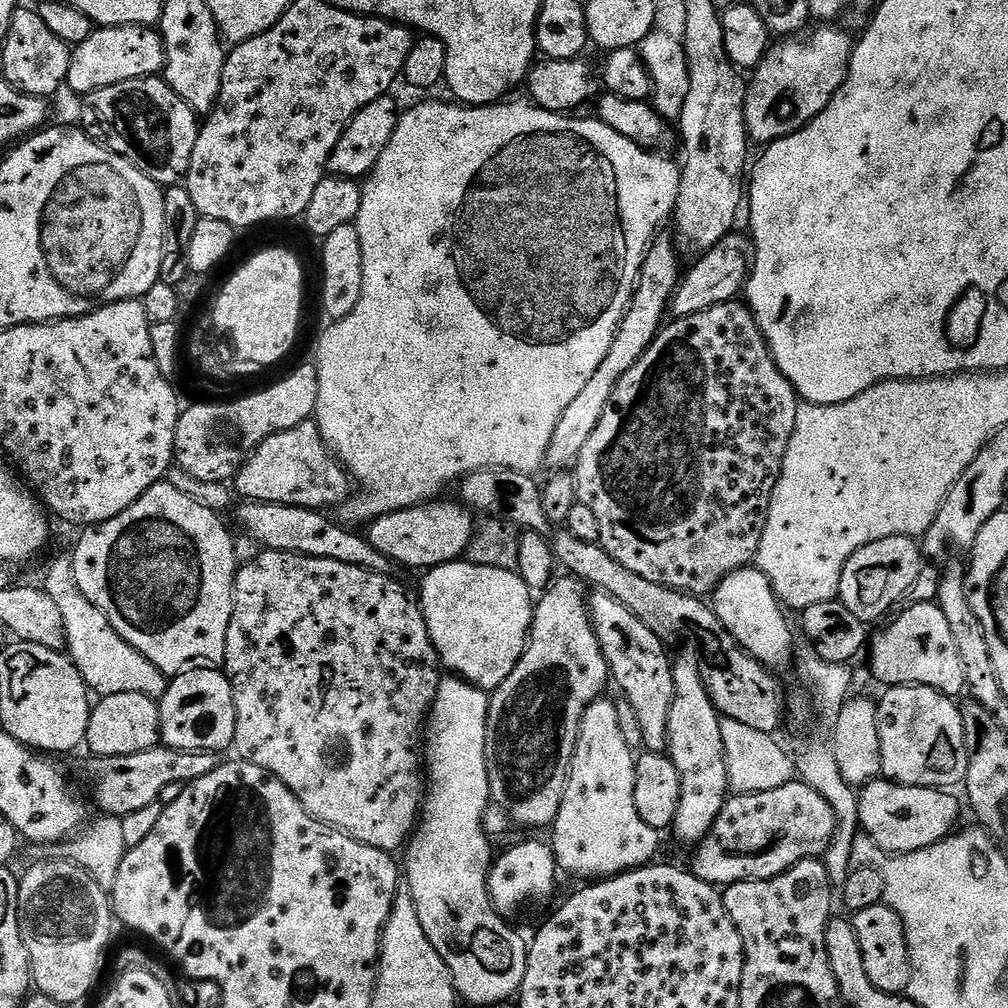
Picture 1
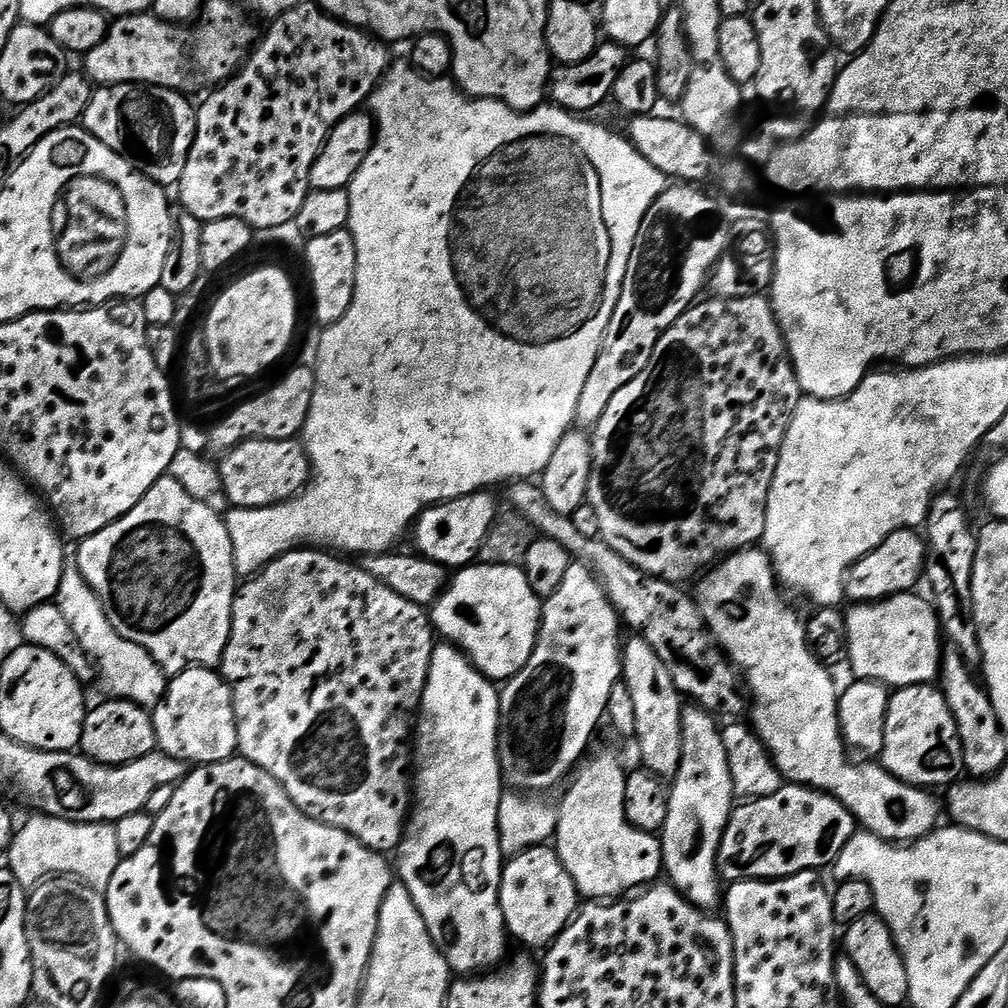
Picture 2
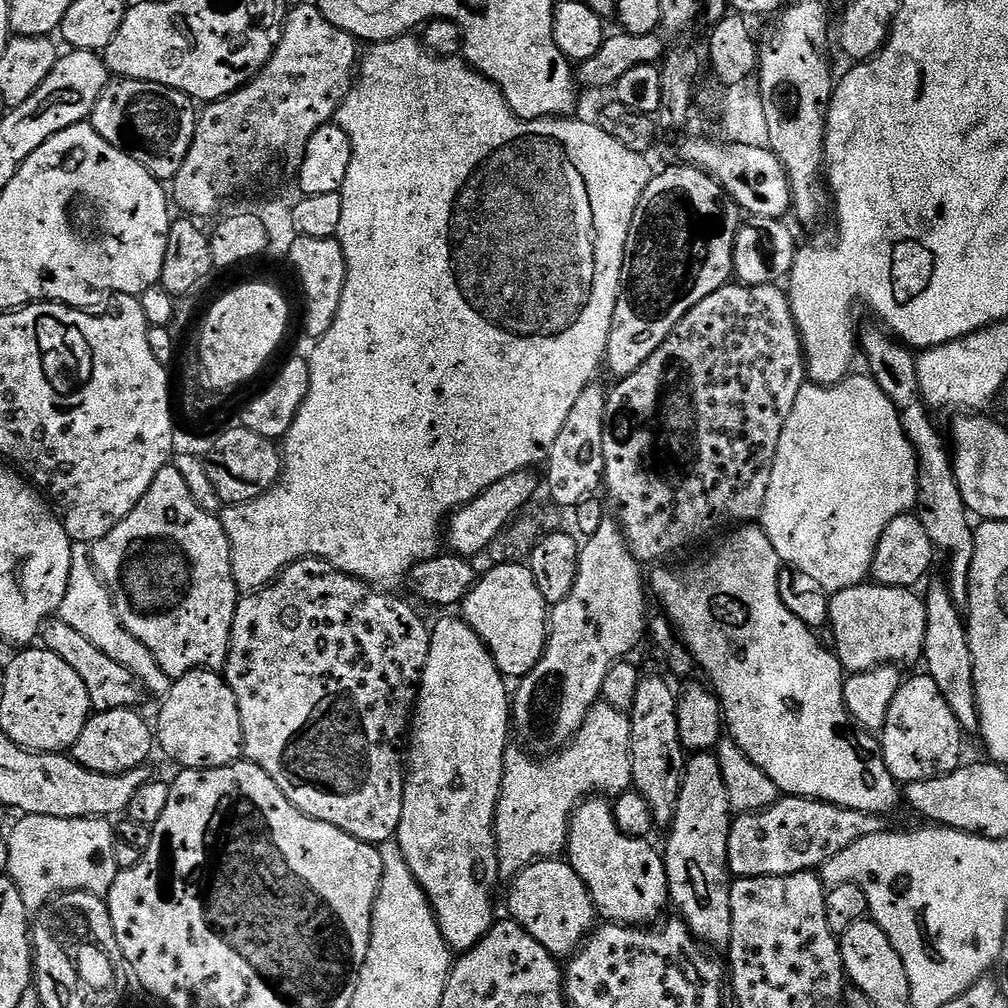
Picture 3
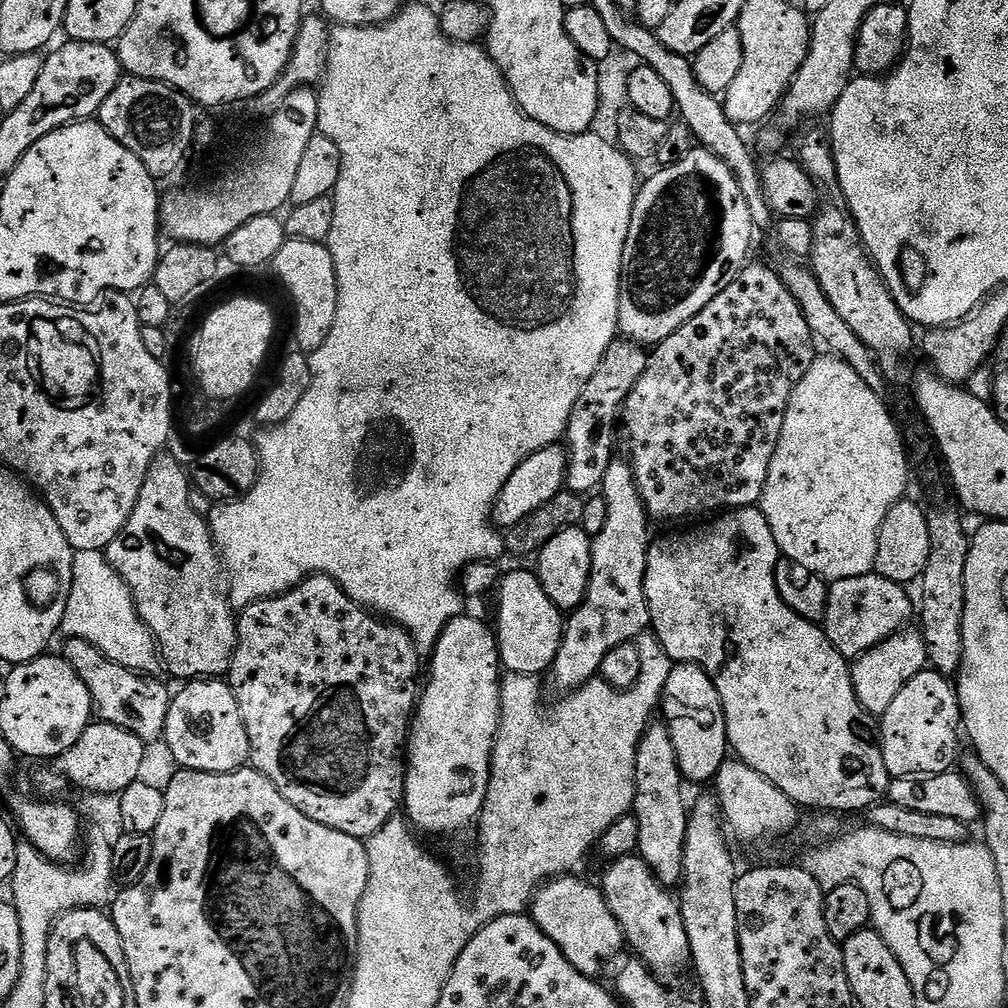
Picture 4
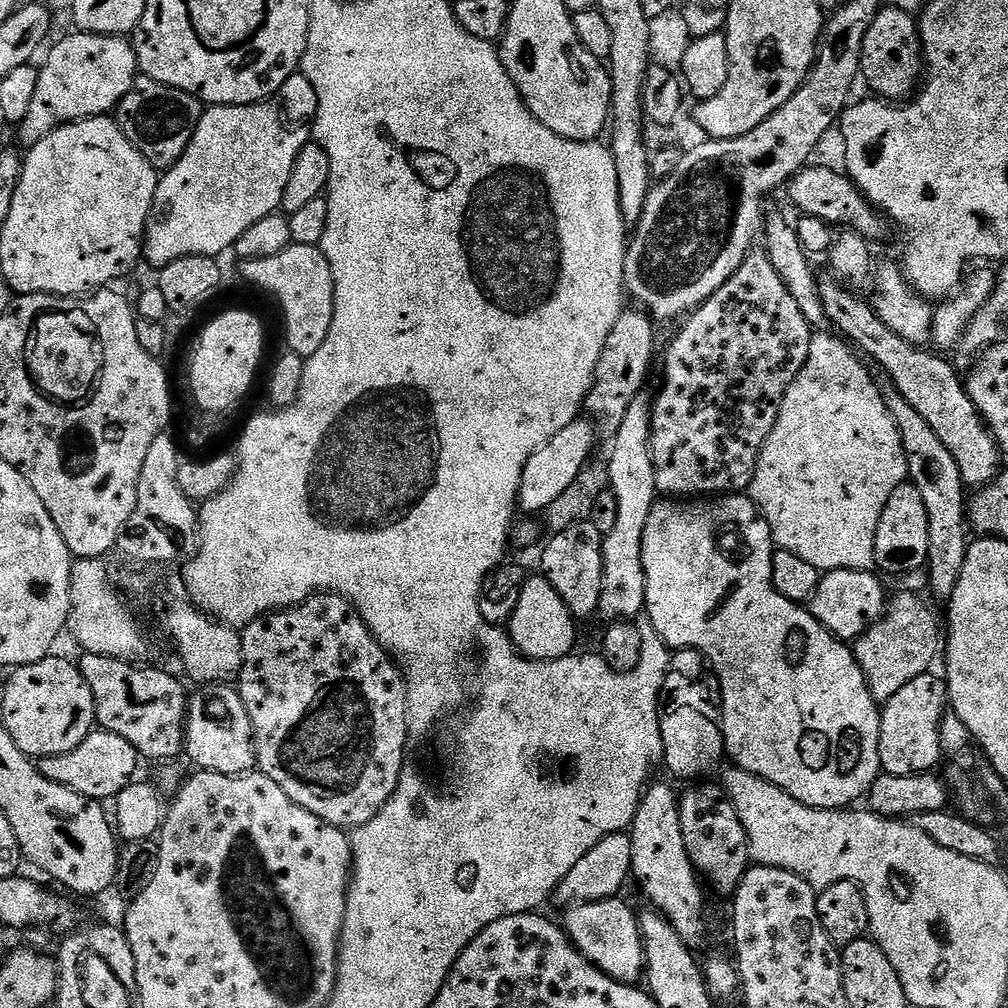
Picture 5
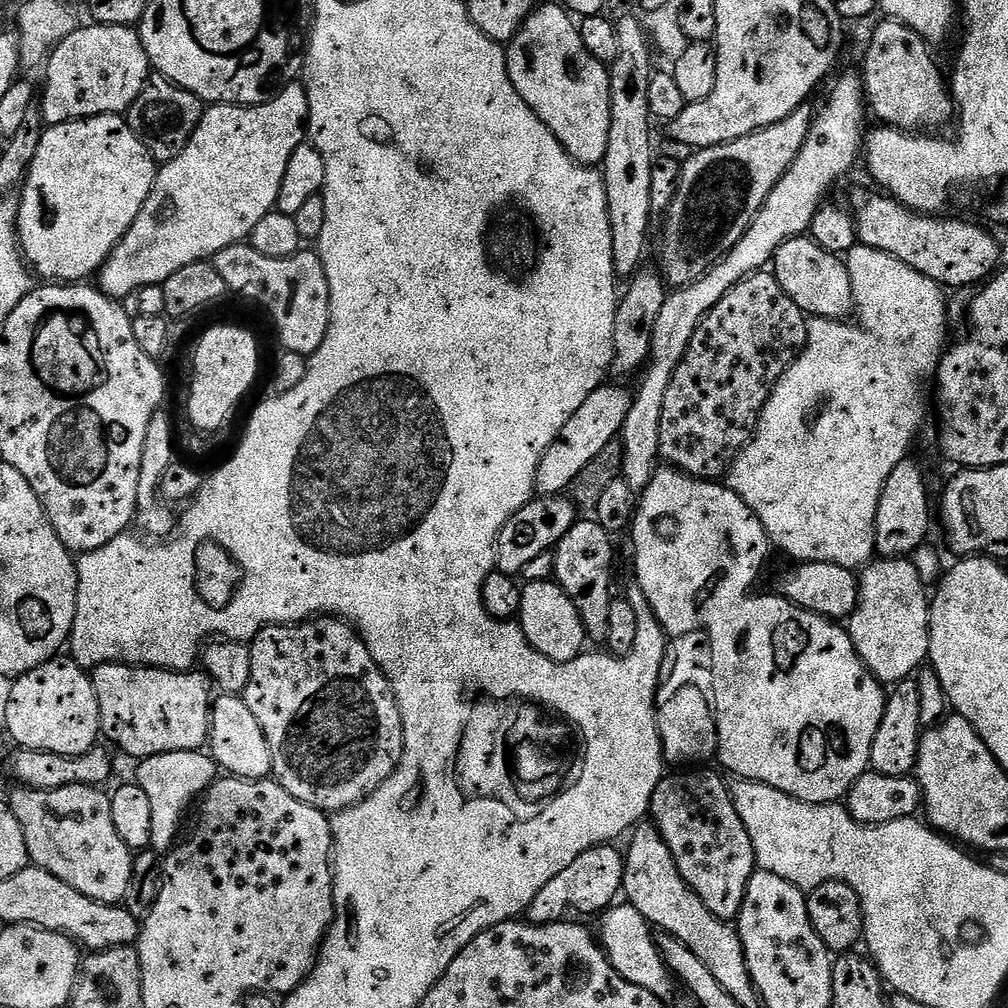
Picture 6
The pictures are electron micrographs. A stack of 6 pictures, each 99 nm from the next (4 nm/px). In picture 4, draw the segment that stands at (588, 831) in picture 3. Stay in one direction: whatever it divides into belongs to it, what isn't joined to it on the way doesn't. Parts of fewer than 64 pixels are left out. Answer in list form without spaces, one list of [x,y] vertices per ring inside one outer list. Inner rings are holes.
[[[638,854],[617,856],[604,872],[602,891],[610,914],[618,918],[627,947],[633,948],[635,959],[655,972],[657,977],[676,976],[689,967],[692,955],[686,938],[686,926],[682,918],[680,901],[660,883],[652,868]]]

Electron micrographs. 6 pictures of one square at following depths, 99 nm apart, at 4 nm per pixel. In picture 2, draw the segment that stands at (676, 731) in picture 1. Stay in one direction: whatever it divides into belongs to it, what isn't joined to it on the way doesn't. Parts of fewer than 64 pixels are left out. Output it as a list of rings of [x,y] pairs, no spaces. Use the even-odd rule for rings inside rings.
[[[699,706],[685,707],[682,714],[682,762],[678,774],[670,782],[668,813],[664,827],[658,833],[660,849],[664,855],[663,875],[695,908],[716,910],[722,904],[722,877],[718,866],[718,850],[722,834],[732,817],[737,799],[734,782],[730,778],[730,758],[726,758],[726,742],[717,717]]]

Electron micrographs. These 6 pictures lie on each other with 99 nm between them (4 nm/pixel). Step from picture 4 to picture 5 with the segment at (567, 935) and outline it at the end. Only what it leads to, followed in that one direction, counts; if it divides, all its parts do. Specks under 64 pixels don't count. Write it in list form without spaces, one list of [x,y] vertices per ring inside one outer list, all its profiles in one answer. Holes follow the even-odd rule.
[[[624,898],[599,900],[589,904],[573,904],[562,919],[562,927],[568,933],[573,946],[577,948],[588,963],[611,980],[623,984],[641,983],[645,975],[644,935],[640,932],[640,921],[637,913],[632,913],[630,905]]]

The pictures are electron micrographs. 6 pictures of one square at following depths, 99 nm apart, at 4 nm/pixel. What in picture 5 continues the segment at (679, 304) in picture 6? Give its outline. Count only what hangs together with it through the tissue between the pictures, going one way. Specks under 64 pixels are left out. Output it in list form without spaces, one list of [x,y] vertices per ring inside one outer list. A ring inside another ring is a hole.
[[[641,394],[634,398],[634,402],[630,402],[630,410],[626,410],[626,414],[622,418],[622,426],[618,426],[618,430],[611,437],[612,453],[606,456],[608,465],[608,482],[614,494],[614,498],[618,498],[618,522],[614,522],[614,530],[610,530],[610,534],[604,537],[604,548],[602,549],[602,566],[604,567],[604,581],[602,582],[602,598],[600,599],[600,610],[598,613],[599,619],[604,619],[604,622],[615,622],[618,620],[632,620],[639,617],[645,611],[644,599],[646,598],[646,574],[642,566],[642,530],[646,530],[646,518],[650,518],[650,510],[652,505],[658,499],[656,490],[656,468],[652,465],[652,406],[653,401],[647,400],[647,395]]]

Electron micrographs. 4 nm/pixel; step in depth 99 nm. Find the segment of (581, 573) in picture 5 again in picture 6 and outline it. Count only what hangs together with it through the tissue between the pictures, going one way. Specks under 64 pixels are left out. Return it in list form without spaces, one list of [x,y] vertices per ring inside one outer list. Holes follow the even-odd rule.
[[[577,519],[576,523],[566,530],[566,534],[554,549],[555,575],[554,579],[560,589],[574,602],[574,610],[584,623],[587,639],[608,639],[608,623],[610,622],[610,606],[614,599],[612,593],[612,563],[616,560],[616,552],[612,549],[613,533],[607,532],[595,519]]]

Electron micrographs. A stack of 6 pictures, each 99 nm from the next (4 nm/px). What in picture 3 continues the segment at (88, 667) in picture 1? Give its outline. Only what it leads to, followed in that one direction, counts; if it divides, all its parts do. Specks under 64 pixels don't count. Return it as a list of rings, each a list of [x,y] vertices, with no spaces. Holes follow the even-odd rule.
[[[87,544],[72,545],[70,582],[66,586],[66,595],[62,597],[58,618],[66,622],[66,626],[78,630],[78,634],[83,634],[92,645],[98,646],[98,650],[102,650],[106,658],[130,670],[130,674],[134,674],[151,695],[153,692],[157,698],[163,698],[172,689],[173,677],[168,676],[162,666],[158,666],[154,654],[150,654],[150,650],[146,650],[146,646],[142,646],[142,642],[138,642],[138,638],[134,638],[134,634],[130,634],[130,630],[122,626],[108,587],[102,583],[95,566],[92,565],[92,550]]]

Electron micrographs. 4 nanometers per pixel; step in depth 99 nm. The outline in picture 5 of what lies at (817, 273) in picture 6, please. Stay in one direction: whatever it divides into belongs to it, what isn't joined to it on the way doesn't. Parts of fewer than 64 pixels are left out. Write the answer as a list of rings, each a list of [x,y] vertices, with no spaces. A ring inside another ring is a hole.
[[[835,278],[827,279],[820,280],[820,297],[828,315],[828,321],[833,327],[835,325],[838,328],[836,330],[839,335],[845,341],[855,345],[873,365],[876,363],[884,367],[881,369],[892,379],[894,386],[898,386],[898,390],[902,390],[902,398],[906,398],[906,402],[910,402],[910,406],[914,406],[914,410],[918,410],[918,414],[922,414],[922,418],[926,418],[926,423],[934,430],[934,434],[938,434],[942,446],[946,446],[946,450],[950,450],[954,462],[958,462],[958,470],[962,474],[965,485],[983,486],[995,480],[1002,468],[1002,465],[1000,465],[1002,463],[1000,450],[996,446],[996,439],[993,438],[992,433],[988,431],[988,427],[984,425],[984,420],[978,414],[965,381],[962,376],[956,373],[958,371],[957,365],[951,359],[948,359],[948,361],[943,360],[940,356],[935,356],[935,354],[940,355],[935,351],[932,351],[933,353],[927,352],[927,347],[911,344],[906,338],[900,337],[885,321],[880,320],[875,307],[871,303],[867,304],[860,297],[863,295],[857,294],[853,289],[841,284]]]

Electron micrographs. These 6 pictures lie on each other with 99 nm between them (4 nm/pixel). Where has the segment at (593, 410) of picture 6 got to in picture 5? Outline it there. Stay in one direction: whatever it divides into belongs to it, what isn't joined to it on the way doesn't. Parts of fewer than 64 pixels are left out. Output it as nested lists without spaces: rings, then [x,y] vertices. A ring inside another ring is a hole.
[[[577,418],[566,426],[566,430],[558,430],[550,442],[546,442],[526,462],[522,470],[522,482],[520,483],[520,495],[518,508],[524,514],[543,514],[548,509],[550,502],[554,502],[578,478],[581,470],[593,459],[592,447],[596,444],[596,432],[598,428],[591,419]]]

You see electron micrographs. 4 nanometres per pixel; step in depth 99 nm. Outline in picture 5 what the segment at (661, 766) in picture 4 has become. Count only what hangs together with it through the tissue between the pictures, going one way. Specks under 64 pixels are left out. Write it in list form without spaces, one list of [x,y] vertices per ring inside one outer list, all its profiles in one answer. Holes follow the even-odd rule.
[[[649,783],[645,788],[632,819],[632,876],[640,883],[645,898],[652,903],[649,905],[674,926],[678,938],[682,938],[688,948],[699,950],[704,944],[705,889],[682,842],[680,796],[670,785],[656,783]]]

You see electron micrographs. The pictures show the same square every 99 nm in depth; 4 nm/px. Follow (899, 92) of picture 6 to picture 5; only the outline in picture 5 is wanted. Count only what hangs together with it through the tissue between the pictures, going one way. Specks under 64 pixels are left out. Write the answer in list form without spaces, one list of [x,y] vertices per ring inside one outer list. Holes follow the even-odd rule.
[[[881,8],[874,22],[870,22],[870,30],[866,30],[866,42],[862,42],[860,74],[863,83],[868,83],[877,97],[889,102],[904,102],[917,91],[925,64],[917,17],[901,8]]]

